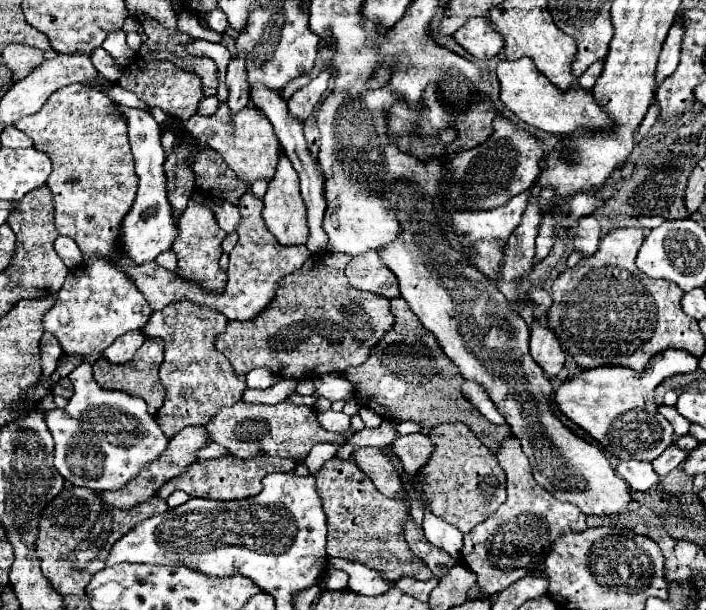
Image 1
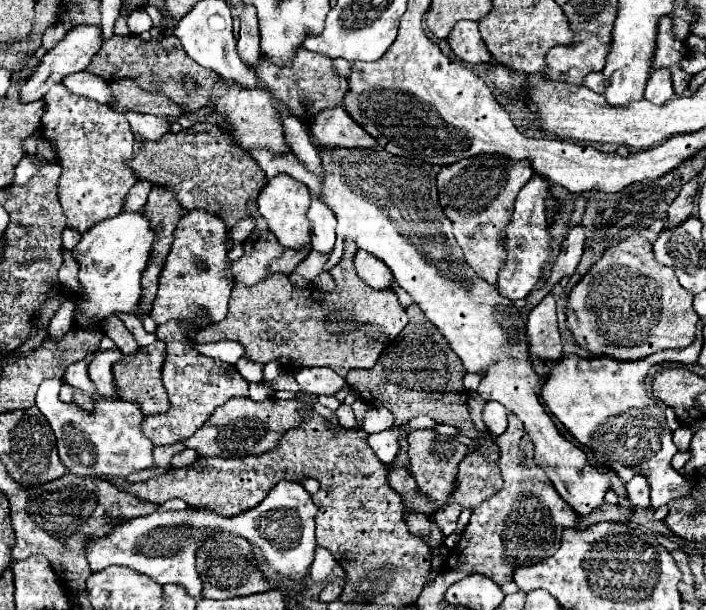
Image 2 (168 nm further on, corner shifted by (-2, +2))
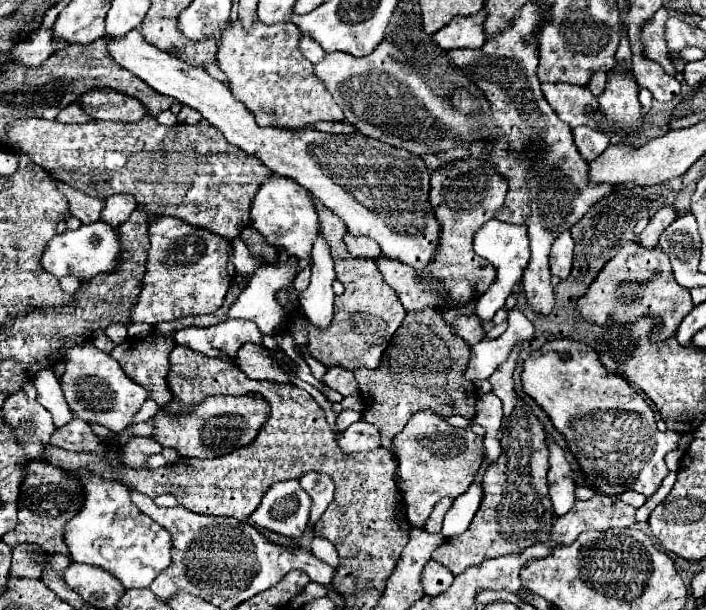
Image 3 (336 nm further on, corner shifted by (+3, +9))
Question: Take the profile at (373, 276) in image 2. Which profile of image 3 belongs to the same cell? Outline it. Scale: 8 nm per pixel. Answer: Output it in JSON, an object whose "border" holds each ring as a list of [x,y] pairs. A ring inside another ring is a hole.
{"border":[[[346,234],[344,236],[344,244],[348,248],[348,252],[352,256],[364,256],[364,258],[378,258],[382,254],[378,242],[374,242],[372,238],[366,238],[366,236],[354,236],[354,234]]]}

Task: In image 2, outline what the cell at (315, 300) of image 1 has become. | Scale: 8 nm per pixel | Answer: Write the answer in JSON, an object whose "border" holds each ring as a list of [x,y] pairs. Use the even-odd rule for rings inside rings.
{"border":[[[347,239],[341,261],[329,271],[337,289],[329,293],[315,285],[299,289],[285,273],[273,273],[253,287],[235,285],[227,317],[203,329],[193,329],[189,337],[195,343],[237,341],[245,349],[245,359],[261,365],[275,361],[289,373],[301,367],[329,367],[345,377],[349,369],[373,367],[381,351],[407,325],[407,315],[393,289],[375,291],[359,281],[353,267],[357,249],[355,241]]]}

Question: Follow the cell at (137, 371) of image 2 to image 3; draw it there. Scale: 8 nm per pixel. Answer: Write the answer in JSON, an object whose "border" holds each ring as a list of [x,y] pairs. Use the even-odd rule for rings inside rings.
{"border":[[[150,334],[146,338],[128,338],[126,342],[118,344],[110,356],[116,358],[122,366],[124,366],[124,372],[128,378],[132,378],[134,382],[138,382],[140,386],[144,386],[148,390],[148,396],[152,400],[156,400],[160,406],[166,406],[170,400],[172,400],[172,394],[170,394],[170,388],[168,388],[168,382],[166,382],[166,376],[170,372],[170,362],[168,362],[168,356],[174,348],[174,340],[172,336],[160,336],[160,334]]]}

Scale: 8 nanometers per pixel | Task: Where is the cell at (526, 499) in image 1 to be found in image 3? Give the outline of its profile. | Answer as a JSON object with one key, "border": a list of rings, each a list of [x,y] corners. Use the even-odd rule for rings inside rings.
{"border":[[[516,346],[508,354],[508,358],[496,368],[496,372],[488,378],[492,384],[492,392],[502,400],[504,406],[504,418],[502,418],[504,436],[500,440],[502,456],[496,464],[492,464],[486,470],[482,480],[484,500],[468,530],[454,538],[446,538],[444,544],[438,546],[438,550],[434,550],[432,556],[436,562],[444,564],[454,576],[462,574],[462,570],[474,564],[484,562],[486,558],[514,554],[526,550],[536,542],[546,542],[546,536],[550,534],[554,522],[550,510],[548,484],[546,484],[546,472],[550,468],[546,432],[542,422],[530,410],[530,406],[514,392],[512,372],[516,368],[518,354],[520,348]]]}

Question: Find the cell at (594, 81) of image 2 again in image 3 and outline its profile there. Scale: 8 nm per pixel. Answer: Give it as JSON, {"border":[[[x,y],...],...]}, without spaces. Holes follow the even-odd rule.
{"border":[[[596,72],[588,84],[588,88],[592,90],[592,94],[598,98],[602,92],[604,92],[604,86],[608,82],[608,74],[606,72]]]}

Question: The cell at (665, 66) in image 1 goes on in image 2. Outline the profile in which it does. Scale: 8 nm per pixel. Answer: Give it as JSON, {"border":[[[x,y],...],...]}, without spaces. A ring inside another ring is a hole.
{"border":[[[655,69],[649,77],[647,83],[647,91],[645,91],[645,99],[649,99],[651,103],[667,103],[673,97],[673,85],[671,85],[671,73],[667,73],[667,69]]]}

